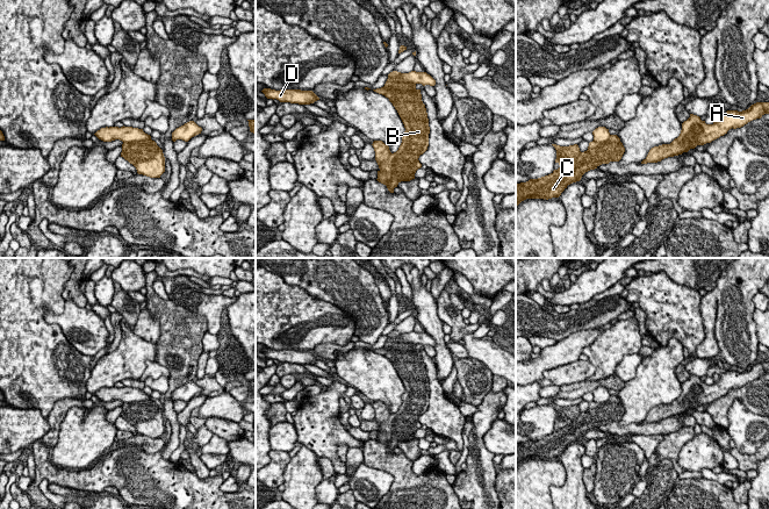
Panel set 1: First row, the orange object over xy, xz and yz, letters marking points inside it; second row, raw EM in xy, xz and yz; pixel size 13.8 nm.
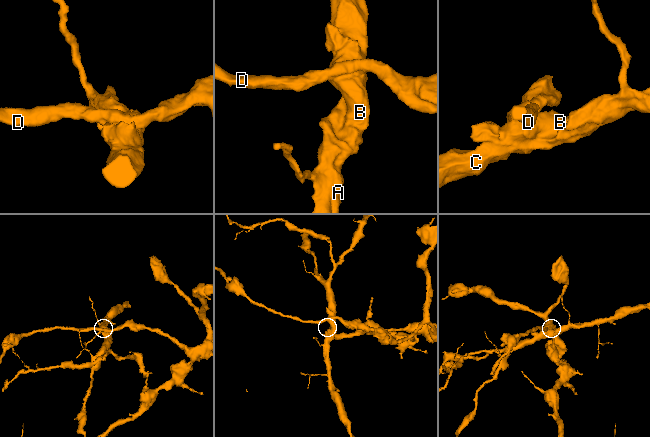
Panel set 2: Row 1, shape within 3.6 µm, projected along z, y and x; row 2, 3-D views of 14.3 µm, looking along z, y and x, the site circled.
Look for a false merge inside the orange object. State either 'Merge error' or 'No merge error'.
No merge error

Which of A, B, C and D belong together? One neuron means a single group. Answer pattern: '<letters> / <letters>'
A B C D

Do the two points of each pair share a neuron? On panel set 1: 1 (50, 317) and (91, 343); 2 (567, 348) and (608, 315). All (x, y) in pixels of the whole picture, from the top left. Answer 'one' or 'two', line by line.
1: one
2: two

